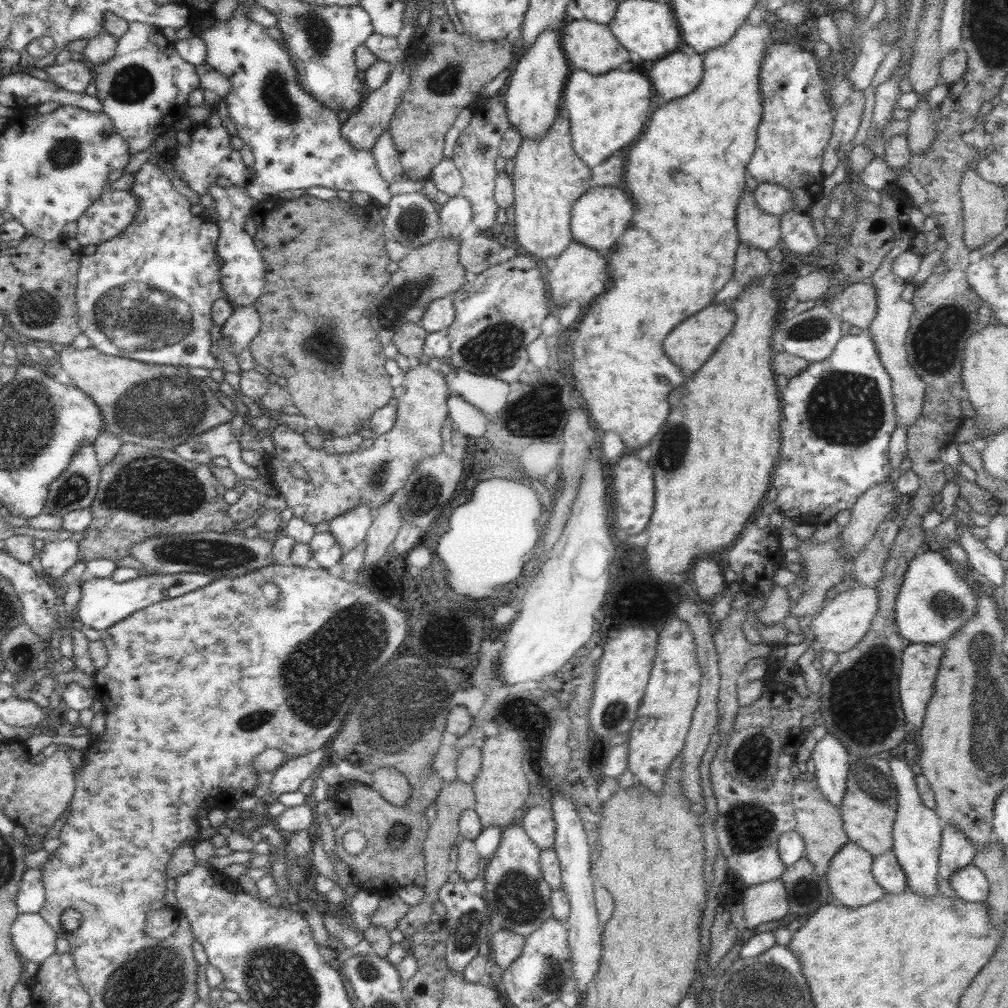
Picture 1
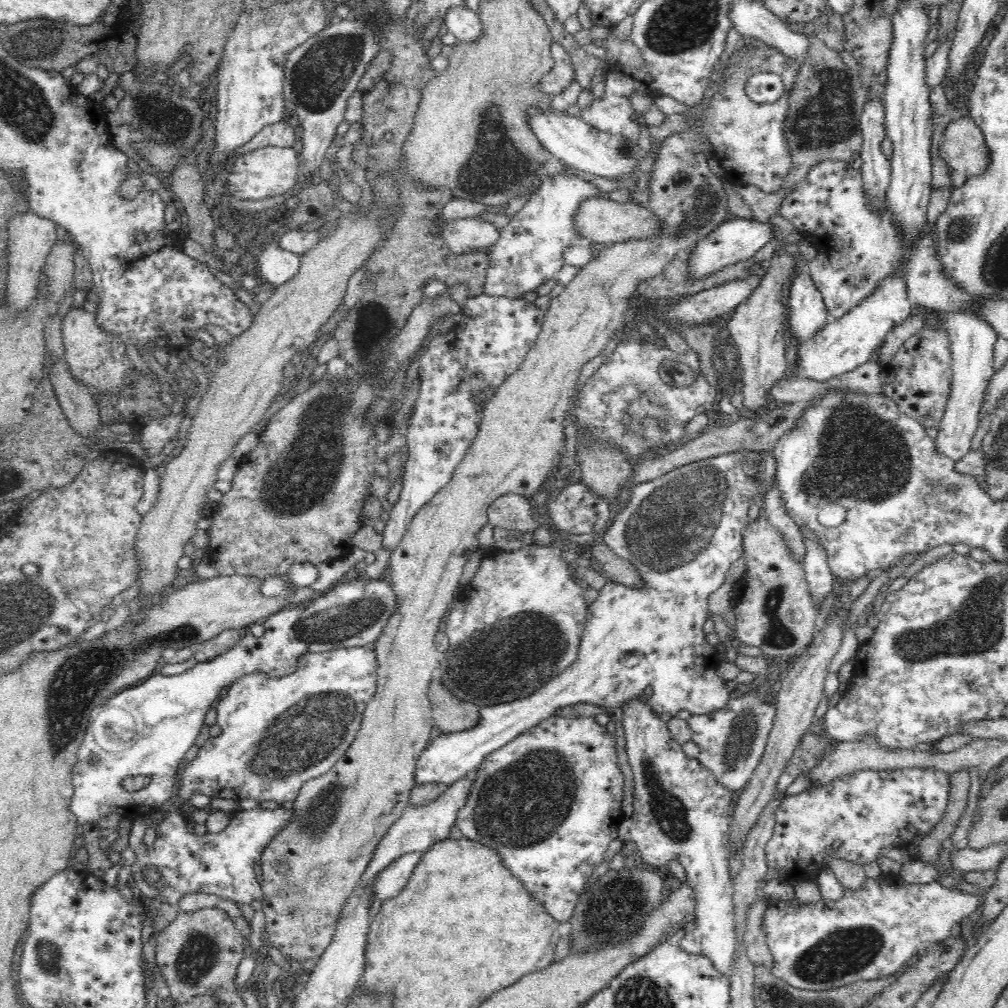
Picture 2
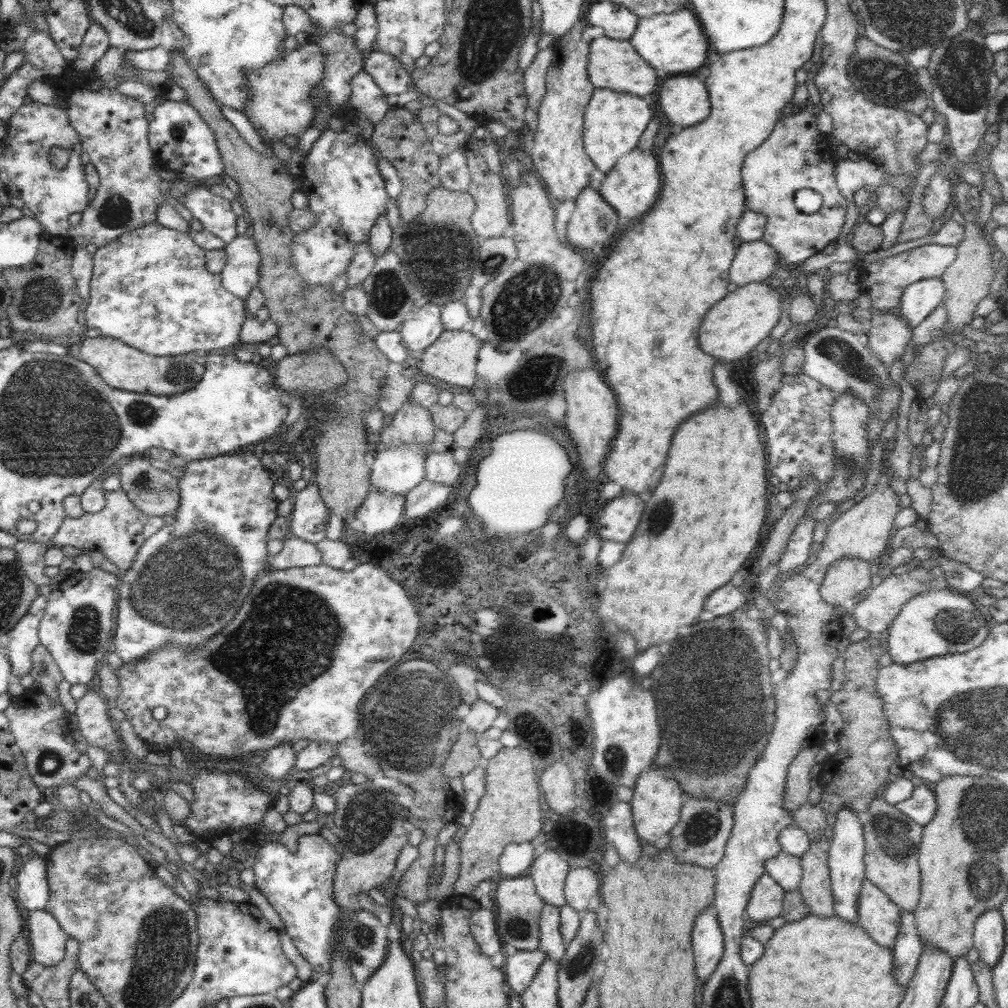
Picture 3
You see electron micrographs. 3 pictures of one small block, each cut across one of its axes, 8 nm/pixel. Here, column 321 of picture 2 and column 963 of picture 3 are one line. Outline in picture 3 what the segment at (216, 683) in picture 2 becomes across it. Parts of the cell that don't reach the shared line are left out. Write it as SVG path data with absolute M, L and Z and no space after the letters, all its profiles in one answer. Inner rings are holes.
M942 588L912 596L892 620L883 640L894 663L912 664L936 656L968 652L982 644L989 629L990 624L970 598L951 588Z

